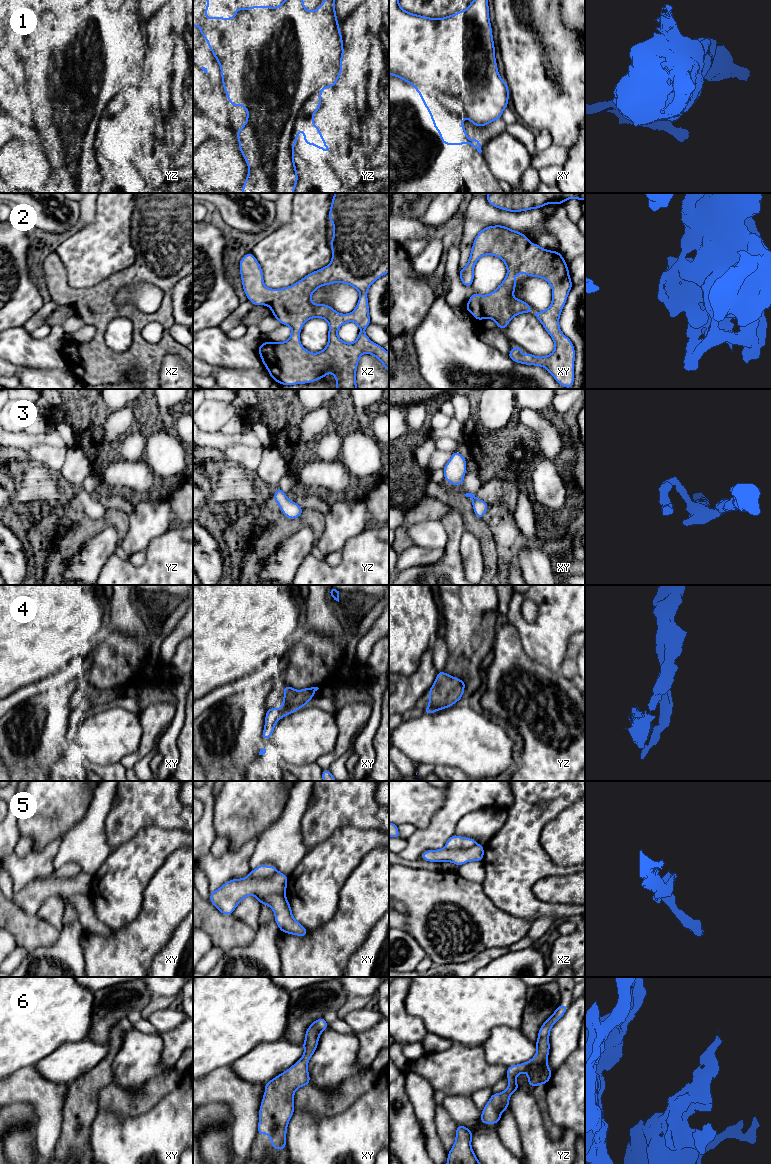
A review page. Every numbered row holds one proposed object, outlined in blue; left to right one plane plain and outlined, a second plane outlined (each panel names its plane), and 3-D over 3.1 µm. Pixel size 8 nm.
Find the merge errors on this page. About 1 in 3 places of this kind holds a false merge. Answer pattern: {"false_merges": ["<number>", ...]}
{"false_merges": ["1", "5"]}

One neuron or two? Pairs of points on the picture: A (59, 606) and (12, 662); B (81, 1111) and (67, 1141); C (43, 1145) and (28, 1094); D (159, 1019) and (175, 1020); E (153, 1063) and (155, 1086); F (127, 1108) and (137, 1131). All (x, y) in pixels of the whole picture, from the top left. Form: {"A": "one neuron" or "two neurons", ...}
{"A": "one neuron", "B": "one neuron", "C": "one neuron", "D": "one neuron", "E": "two neurons", "F": "two neurons"}

